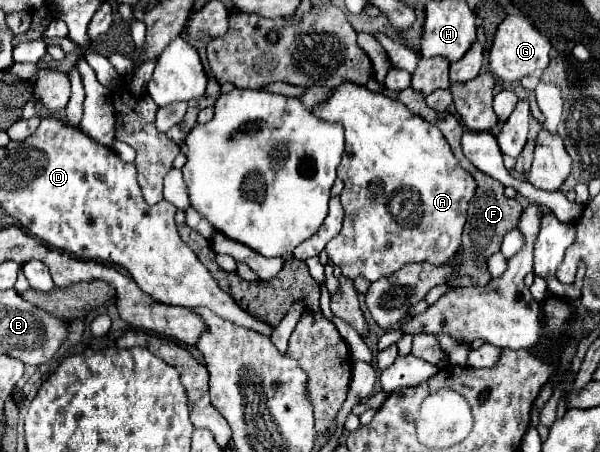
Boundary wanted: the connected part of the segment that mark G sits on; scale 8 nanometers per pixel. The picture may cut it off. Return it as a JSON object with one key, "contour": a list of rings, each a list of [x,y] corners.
{"contour":[[[507,16],[497,26],[497,32],[495,32],[493,48],[491,48],[491,54],[489,54],[491,74],[501,78],[503,82],[521,80],[523,76],[545,70],[549,60],[551,60],[549,52],[551,52],[551,42],[537,28],[531,26],[529,18],[525,18],[525,16]]]}

